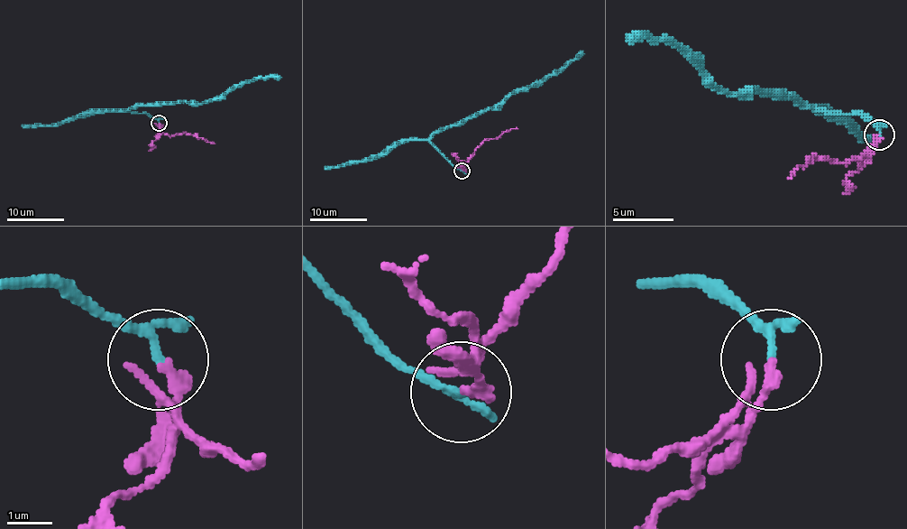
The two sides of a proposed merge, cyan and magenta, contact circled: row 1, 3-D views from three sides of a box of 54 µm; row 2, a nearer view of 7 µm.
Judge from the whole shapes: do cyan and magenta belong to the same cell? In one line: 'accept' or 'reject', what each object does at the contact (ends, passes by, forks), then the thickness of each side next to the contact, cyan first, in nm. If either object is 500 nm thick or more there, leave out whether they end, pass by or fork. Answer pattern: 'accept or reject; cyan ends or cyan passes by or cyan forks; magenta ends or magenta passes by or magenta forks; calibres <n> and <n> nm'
reject; cyan passes by; magenta ends; calibres 150 and 240 nm

